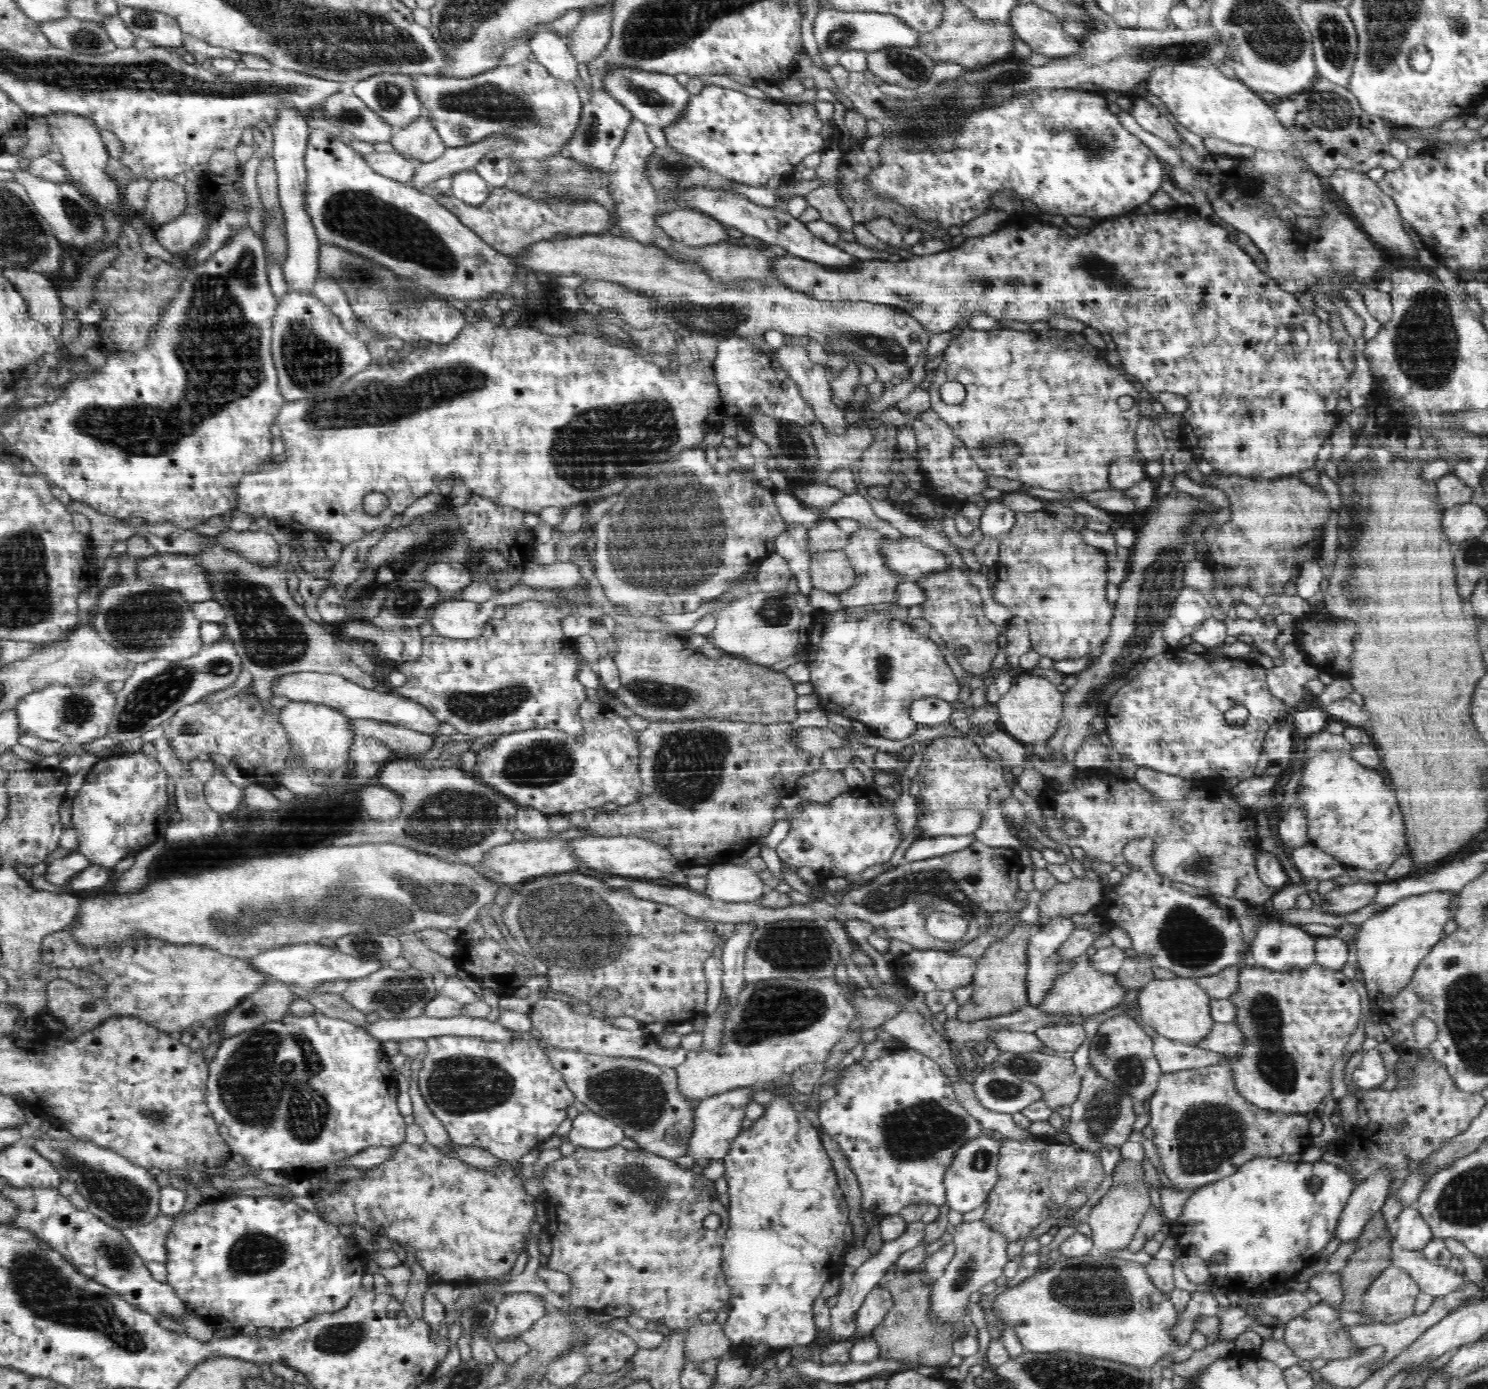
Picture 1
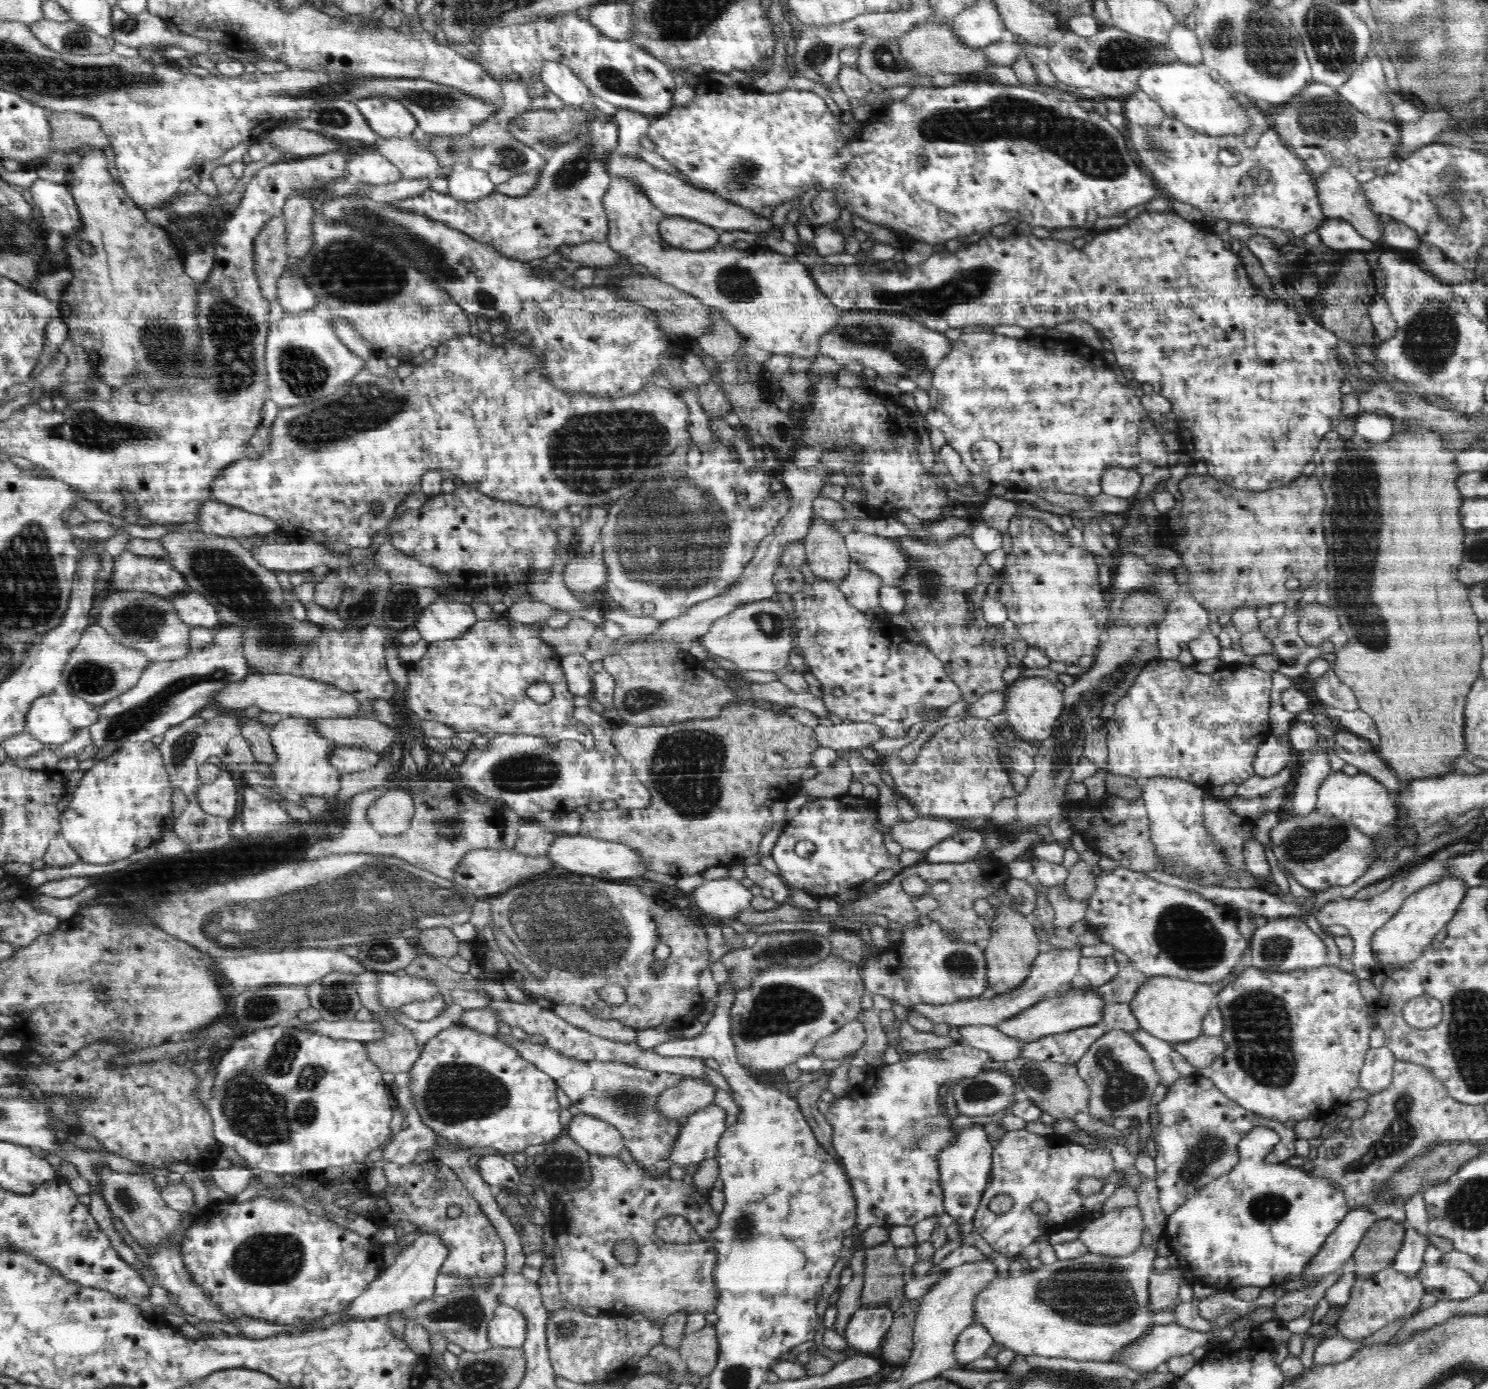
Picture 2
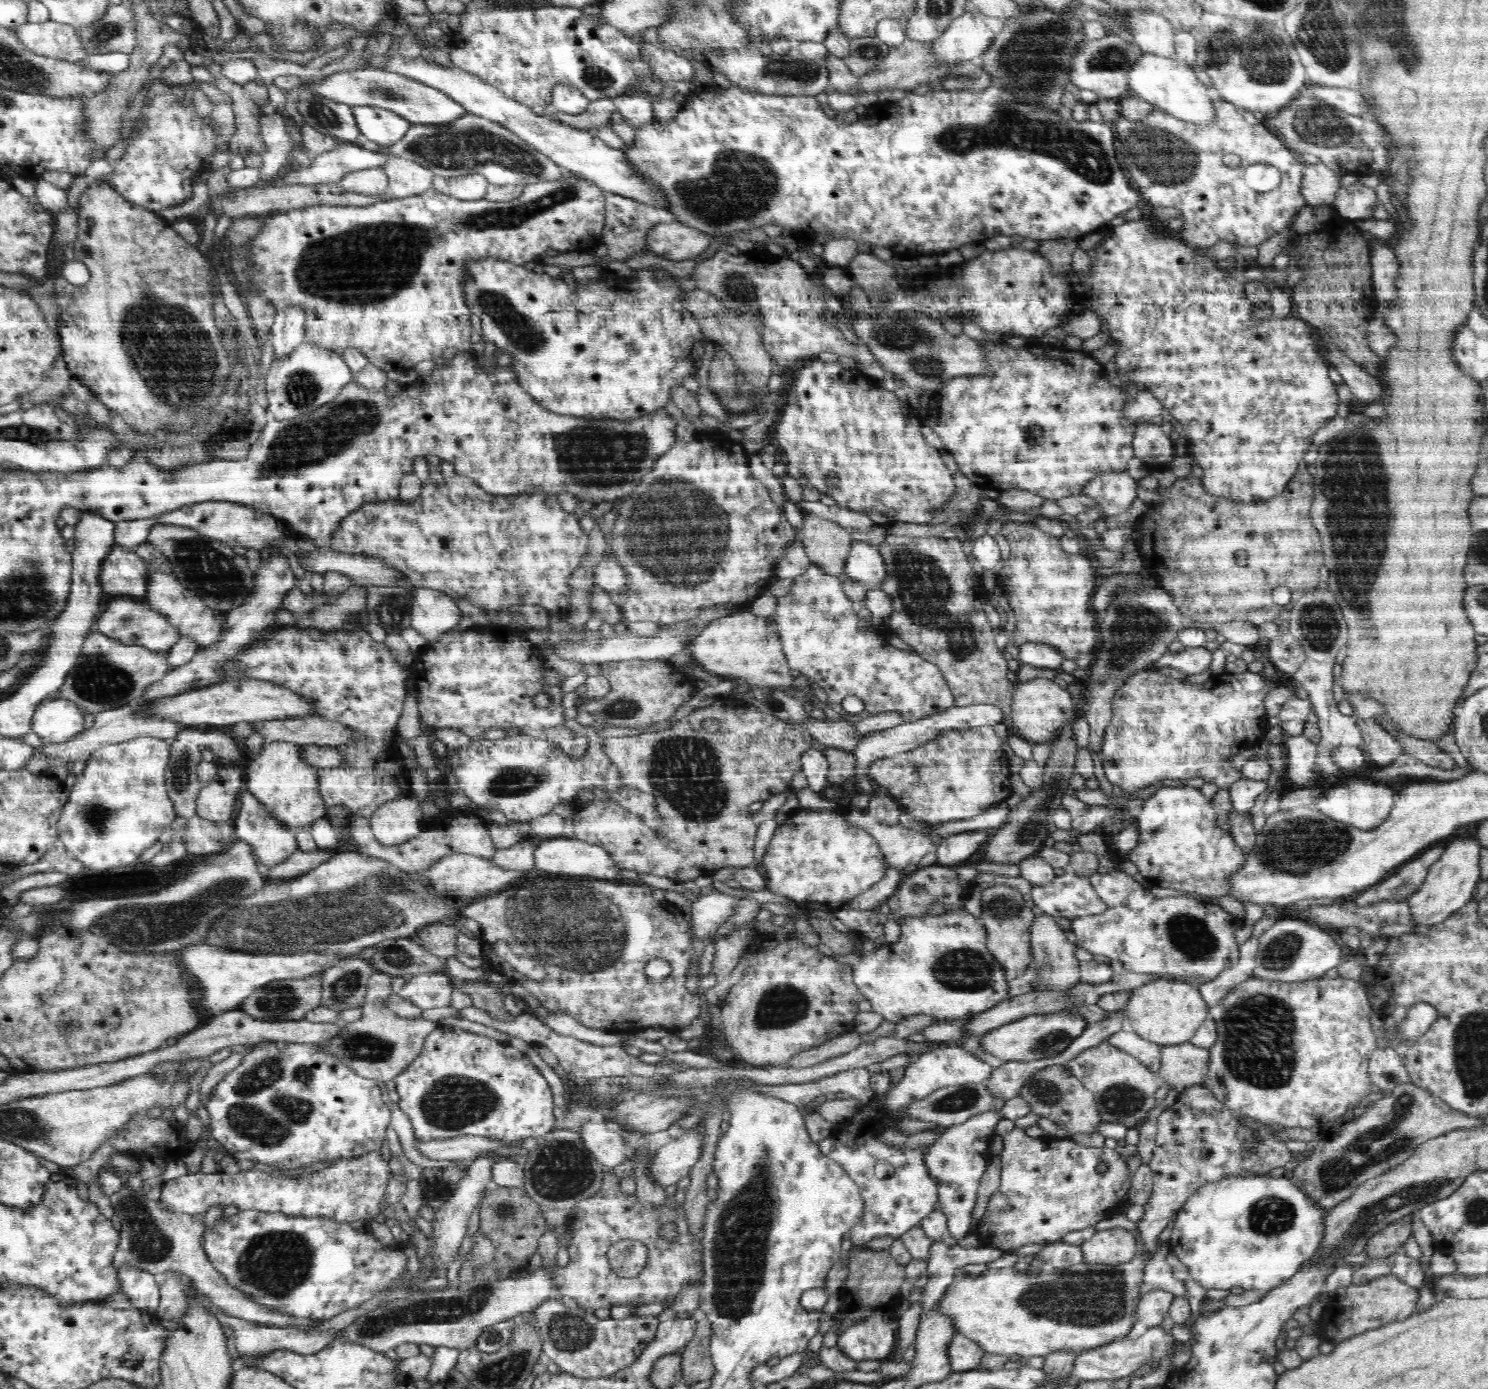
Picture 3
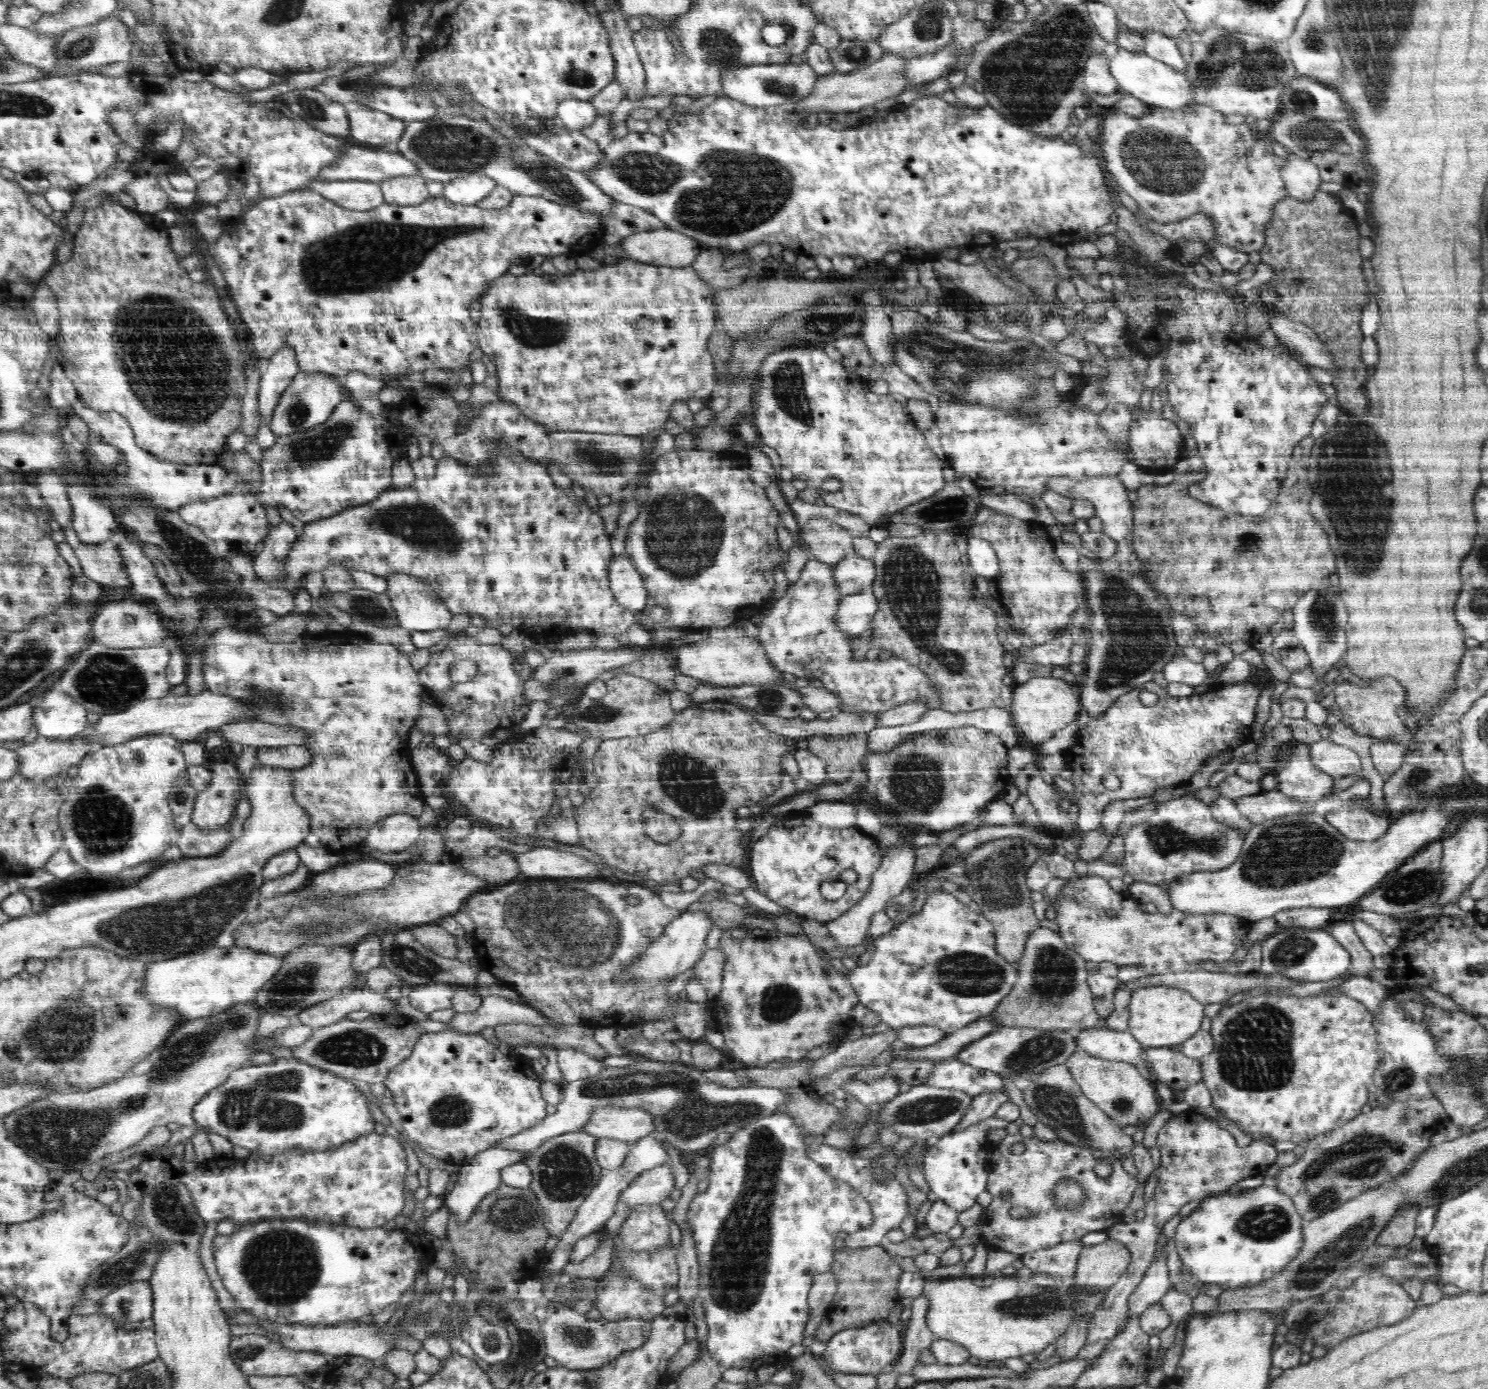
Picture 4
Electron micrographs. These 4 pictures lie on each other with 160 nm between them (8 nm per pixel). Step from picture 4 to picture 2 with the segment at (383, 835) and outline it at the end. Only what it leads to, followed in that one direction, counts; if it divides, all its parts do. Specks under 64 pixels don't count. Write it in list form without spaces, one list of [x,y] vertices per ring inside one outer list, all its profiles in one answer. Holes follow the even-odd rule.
[[[396,785],[376,799],[367,809],[367,819],[375,831],[386,835],[398,835],[408,830],[414,816],[414,797],[400,785]]]

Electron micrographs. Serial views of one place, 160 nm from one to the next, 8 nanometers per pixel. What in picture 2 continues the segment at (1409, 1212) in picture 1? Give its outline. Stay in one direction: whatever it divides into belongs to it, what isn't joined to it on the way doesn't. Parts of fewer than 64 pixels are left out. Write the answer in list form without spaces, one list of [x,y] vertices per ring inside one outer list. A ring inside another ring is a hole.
[[[1405,1224],[1404,1242],[1394,1257],[1392,1269],[1414,1278],[1425,1266],[1423,1254],[1429,1245],[1428,1235],[1418,1234],[1412,1226]]]

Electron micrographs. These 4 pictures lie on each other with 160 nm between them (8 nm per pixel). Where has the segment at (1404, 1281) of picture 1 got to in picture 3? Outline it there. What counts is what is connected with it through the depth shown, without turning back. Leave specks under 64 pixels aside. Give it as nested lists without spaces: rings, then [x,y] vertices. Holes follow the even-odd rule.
[[[1396,1275],[1378,1276],[1367,1283],[1350,1284],[1334,1293],[1325,1302],[1319,1334],[1325,1341],[1342,1342],[1363,1332],[1380,1328],[1416,1313],[1419,1289],[1402,1282]]]

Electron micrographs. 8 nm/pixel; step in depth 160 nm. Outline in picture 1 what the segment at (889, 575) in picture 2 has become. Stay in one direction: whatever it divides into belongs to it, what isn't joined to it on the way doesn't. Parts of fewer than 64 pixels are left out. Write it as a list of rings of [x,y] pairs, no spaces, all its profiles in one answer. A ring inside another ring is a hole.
[[[820,520],[815,522],[809,533],[809,552],[824,550],[844,551],[849,544],[851,534],[843,532],[836,524],[837,520]],[[903,538],[902,540],[886,540],[882,544],[882,557],[886,567],[892,572],[902,575],[904,581],[918,581],[930,574],[950,567],[944,553],[926,547],[920,539]]]

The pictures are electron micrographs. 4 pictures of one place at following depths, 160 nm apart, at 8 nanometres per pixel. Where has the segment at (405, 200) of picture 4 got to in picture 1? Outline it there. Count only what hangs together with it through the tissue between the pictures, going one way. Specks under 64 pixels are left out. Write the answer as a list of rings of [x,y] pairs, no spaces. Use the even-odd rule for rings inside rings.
[[[423,110],[412,124],[395,129],[389,140],[394,150],[402,156],[411,156],[420,163],[428,163],[440,158],[446,152],[446,145],[429,121]]]

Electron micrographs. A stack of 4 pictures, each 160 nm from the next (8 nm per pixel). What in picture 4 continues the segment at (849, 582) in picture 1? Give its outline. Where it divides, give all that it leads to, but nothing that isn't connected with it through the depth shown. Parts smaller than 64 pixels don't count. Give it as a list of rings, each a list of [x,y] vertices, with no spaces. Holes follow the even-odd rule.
[[[812,518],[803,528],[812,557],[825,565],[836,565],[853,551],[850,532],[826,518]]]

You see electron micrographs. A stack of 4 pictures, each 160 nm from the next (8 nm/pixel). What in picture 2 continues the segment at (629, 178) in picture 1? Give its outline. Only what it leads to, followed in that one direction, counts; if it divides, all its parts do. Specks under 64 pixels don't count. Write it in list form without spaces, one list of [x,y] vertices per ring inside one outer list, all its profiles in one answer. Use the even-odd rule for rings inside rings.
[[[618,109],[615,114],[618,123],[618,144],[617,150],[621,156],[630,156],[635,160],[642,160],[639,157],[640,139],[645,137],[647,128],[652,120],[638,111],[632,109]],[[627,178],[610,180],[603,198],[603,207],[608,217],[606,242],[612,250],[625,256],[631,264],[642,264],[649,275],[675,286],[682,292],[697,297],[705,306],[720,312],[738,332],[754,342],[756,348],[770,354],[787,354],[791,358],[815,358],[820,352],[820,338],[828,334],[840,320],[842,310],[818,289],[810,271],[795,256],[754,246],[746,250],[716,243],[706,250],[665,250],[659,233],[659,222],[666,214],[656,208],[651,200]]]

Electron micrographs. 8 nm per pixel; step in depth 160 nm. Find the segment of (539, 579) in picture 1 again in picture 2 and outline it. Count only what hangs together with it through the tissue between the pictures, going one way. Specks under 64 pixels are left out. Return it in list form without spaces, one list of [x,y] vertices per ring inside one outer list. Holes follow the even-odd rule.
[[[588,555],[572,558],[564,570],[564,583],[577,598],[578,595],[589,595],[597,589],[605,588],[608,583],[608,570],[603,558]]]

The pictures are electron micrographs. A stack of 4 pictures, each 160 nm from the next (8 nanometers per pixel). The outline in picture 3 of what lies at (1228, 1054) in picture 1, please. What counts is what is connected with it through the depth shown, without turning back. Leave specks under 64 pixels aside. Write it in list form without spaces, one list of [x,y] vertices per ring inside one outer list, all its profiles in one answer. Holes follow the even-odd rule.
[[[1190,1042],[1167,1045],[1160,1050],[1160,1063],[1162,1066],[1159,1069],[1159,1078],[1167,1084],[1170,1090],[1174,1089],[1180,1093],[1182,1090],[1188,1090],[1190,1086],[1205,1084],[1204,1078],[1206,1078],[1210,1064],[1210,1050],[1196,1047]]]

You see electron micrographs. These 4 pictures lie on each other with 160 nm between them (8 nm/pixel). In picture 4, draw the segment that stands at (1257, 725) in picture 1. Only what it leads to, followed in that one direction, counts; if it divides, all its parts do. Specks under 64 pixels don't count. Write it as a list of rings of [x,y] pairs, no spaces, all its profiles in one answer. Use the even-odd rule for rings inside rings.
[[[1153,680],[1134,688],[1132,692],[1120,696],[1110,708],[1099,717],[1090,718],[1087,726],[1078,731],[1077,743],[1064,752],[1065,768],[1073,772],[1071,779],[1074,794],[1070,799],[1078,804],[1077,825],[1082,832],[1100,829],[1102,812],[1112,800],[1130,800],[1130,798],[1151,797],[1157,790],[1171,785],[1187,784],[1193,774],[1202,765],[1217,757],[1221,752],[1232,752],[1240,744],[1252,741],[1251,724],[1256,718],[1256,703],[1260,688],[1253,683],[1242,681],[1220,688],[1210,688],[1203,696],[1170,697],[1166,688]],[[1148,690],[1155,692],[1159,699],[1153,706],[1145,706],[1138,694]],[[1105,774],[1115,774],[1120,779],[1118,790],[1108,790],[1102,784]]]

